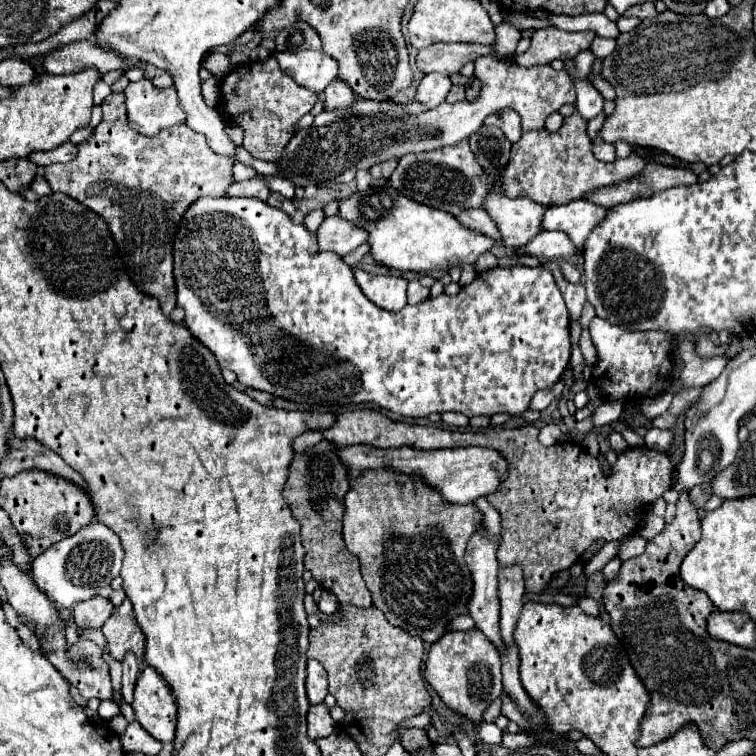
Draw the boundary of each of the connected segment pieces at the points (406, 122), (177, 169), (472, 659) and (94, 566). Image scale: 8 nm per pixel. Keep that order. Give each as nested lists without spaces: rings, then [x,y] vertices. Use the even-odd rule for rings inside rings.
[[[484,56],[476,60],[474,76],[482,82],[480,96],[474,102],[444,102],[434,110],[424,110],[420,104],[394,104],[360,100],[352,108],[342,112],[322,112],[314,118],[314,124],[306,130],[298,130],[284,146],[282,156],[276,160],[280,176],[294,186],[328,186],[334,182],[352,182],[358,170],[400,158],[410,152],[430,152],[444,146],[458,144],[478,132],[484,118],[498,110],[512,108],[522,118],[522,130],[544,128],[546,118],[558,112],[562,104],[576,102],[574,80],[566,70],[554,70],[552,66],[518,66],[514,60],[498,60]]]
[[[111,93],[100,107],[102,122],[92,130],[88,140],[78,144],[74,162],[46,166],[44,178],[52,190],[80,200],[80,204],[108,220],[128,276],[142,292],[156,296],[164,314],[170,316],[176,306],[172,252],[178,226],[184,212],[202,196],[218,198],[228,194],[228,188],[234,184],[234,160],[216,154],[204,136],[186,124],[166,128],[152,138],[136,133],[129,136],[123,93]]]
[[[478,628],[468,632],[446,632],[438,642],[434,642],[428,652],[424,676],[442,702],[470,722],[480,722],[488,704],[504,692],[498,650]]]
[[[92,522],[78,530],[76,534],[60,540],[58,544],[50,546],[46,552],[42,552],[38,558],[32,562],[32,576],[36,586],[54,602],[64,606],[70,612],[70,620],[66,624],[67,647],[73,645],[79,638],[77,625],[72,618],[74,604],[84,602],[94,598],[100,588],[108,586],[116,576],[120,576],[120,566],[122,566],[122,546],[120,540],[114,536],[110,528],[104,524]]]

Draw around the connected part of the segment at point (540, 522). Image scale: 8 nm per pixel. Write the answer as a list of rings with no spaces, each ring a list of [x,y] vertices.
[[[356,410],[356,412],[342,412],[336,416],[336,422],[324,430],[324,438],[340,444],[370,444],[376,448],[398,448],[410,446],[418,450],[434,450],[434,448],[456,448],[456,446],[490,446],[496,448],[500,454],[506,456],[510,462],[510,472],[502,478],[502,488],[496,494],[490,494],[486,500],[492,502],[500,510],[502,516],[502,544],[496,552],[498,562],[502,568],[518,564],[524,572],[526,590],[534,594],[542,594],[548,590],[548,584],[554,574],[568,570],[584,550],[598,538],[602,540],[620,540],[626,534],[634,532],[638,526],[636,510],[640,504],[650,504],[664,494],[673,483],[674,466],[670,457],[658,450],[642,448],[628,448],[626,452],[618,454],[617,461],[612,467],[612,474],[606,478],[600,470],[598,458],[590,456],[584,446],[580,444],[556,444],[556,446],[542,446],[538,442],[538,430],[534,426],[522,428],[496,428],[486,434],[478,432],[450,432],[448,428],[432,425],[414,425],[394,422],[376,410]]]

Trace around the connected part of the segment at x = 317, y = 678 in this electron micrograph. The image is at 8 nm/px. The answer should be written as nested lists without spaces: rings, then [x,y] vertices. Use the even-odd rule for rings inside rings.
[[[308,660],[308,676],[306,676],[306,692],[310,704],[320,704],[324,702],[328,694],[328,682],[326,682],[326,672],[318,664],[318,660]]]

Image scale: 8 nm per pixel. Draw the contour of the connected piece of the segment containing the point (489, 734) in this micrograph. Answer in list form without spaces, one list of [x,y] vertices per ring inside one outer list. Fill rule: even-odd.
[[[482,722],[478,726],[478,736],[480,736],[480,740],[484,740],[486,744],[492,744],[492,746],[498,746],[502,742],[502,730],[488,722]]]

